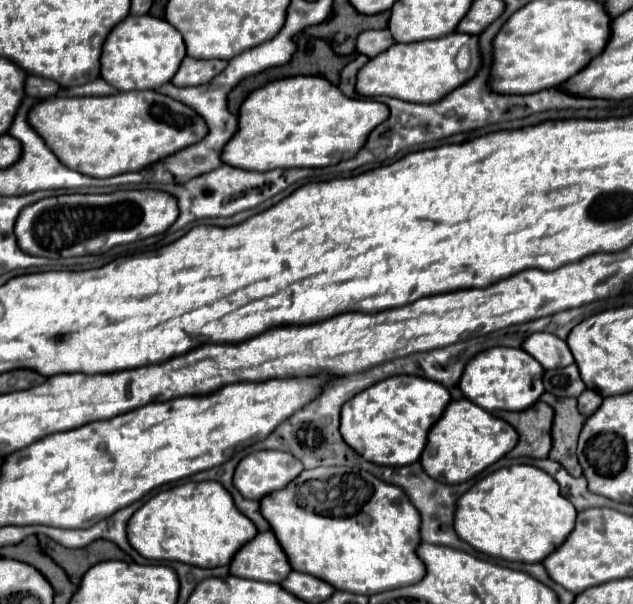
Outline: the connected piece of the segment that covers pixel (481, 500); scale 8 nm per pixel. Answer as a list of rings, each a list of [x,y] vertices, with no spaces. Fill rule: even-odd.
[[[511,465],[485,475],[457,501],[455,513],[461,539],[485,555],[519,563],[541,563],[541,557],[569,537],[573,521],[577,521],[577,509],[561,495],[559,483],[531,465]]]

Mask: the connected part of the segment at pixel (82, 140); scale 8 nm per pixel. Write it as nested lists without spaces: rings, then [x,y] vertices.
[[[129,91],[109,97],[51,97],[31,109],[29,123],[63,165],[89,177],[141,171],[209,133],[199,113],[157,91]]]

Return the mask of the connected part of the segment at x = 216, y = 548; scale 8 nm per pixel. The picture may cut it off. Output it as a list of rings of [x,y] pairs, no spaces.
[[[189,481],[157,493],[129,519],[127,527],[129,543],[145,559],[181,561],[197,567],[229,565],[237,549],[255,535],[255,523],[235,507],[231,493],[217,481]]]

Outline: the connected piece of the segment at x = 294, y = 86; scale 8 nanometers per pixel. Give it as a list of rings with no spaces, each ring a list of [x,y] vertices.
[[[287,77],[259,87],[243,101],[239,109],[239,133],[235,133],[235,137],[225,145],[221,157],[227,165],[249,171],[329,167],[353,157],[353,153],[357,153],[365,143],[365,137],[369,137],[369,129],[375,129],[385,121],[385,117],[389,117],[389,107],[385,103],[351,99],[323,77]]]

